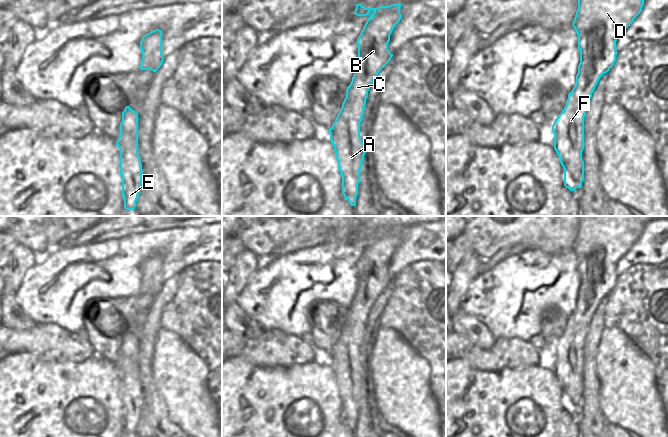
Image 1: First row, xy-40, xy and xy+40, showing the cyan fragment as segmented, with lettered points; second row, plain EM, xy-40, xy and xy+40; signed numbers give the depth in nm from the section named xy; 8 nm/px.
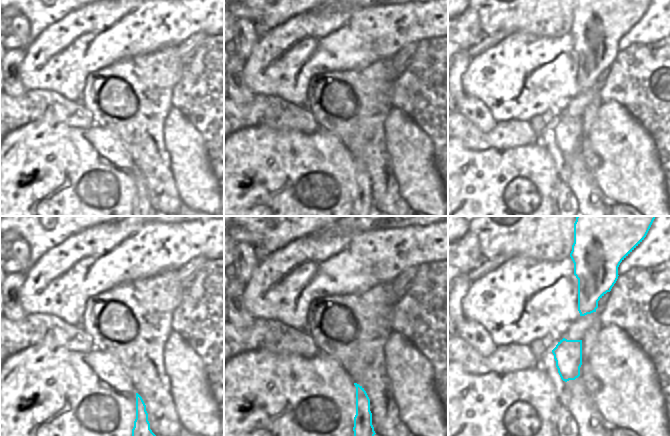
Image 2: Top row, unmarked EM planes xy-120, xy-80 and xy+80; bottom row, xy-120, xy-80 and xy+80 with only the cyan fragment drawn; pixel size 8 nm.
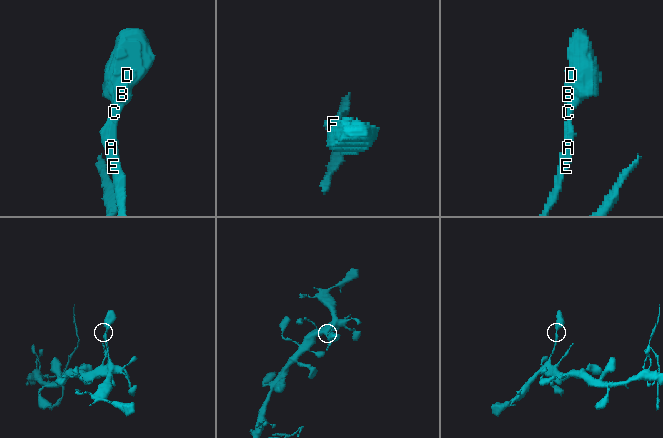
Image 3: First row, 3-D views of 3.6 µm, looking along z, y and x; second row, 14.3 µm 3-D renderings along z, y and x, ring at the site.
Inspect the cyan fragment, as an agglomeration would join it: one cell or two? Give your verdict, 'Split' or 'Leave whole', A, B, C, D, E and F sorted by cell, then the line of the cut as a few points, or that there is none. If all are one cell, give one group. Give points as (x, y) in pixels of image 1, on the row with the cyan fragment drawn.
Leave whole. Groups: A B C D E F. No split

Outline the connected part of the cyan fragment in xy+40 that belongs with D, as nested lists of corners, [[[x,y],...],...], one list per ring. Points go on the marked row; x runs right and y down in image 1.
[[[578,0],[572,26],[578,35],[580,63],[576,83],[568,94],[566,105],[552,125],[554,149],[564,169],[564,186],[570,191],[582,187],[584,179],[584,117],[592,93],[600,79],[616,61],[616,41],[642,11],[644,0]]]

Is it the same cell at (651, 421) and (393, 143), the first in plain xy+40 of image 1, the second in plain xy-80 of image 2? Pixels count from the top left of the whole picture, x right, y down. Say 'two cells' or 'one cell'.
one cell

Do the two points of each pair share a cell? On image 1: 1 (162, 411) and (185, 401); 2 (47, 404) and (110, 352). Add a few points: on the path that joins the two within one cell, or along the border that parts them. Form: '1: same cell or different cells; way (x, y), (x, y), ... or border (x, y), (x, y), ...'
1: different cells; border (158, 387), (167, 407), (168, 418), (178, 426)
2: different cells; border (94, 353), (108, 359), (114, 365)

